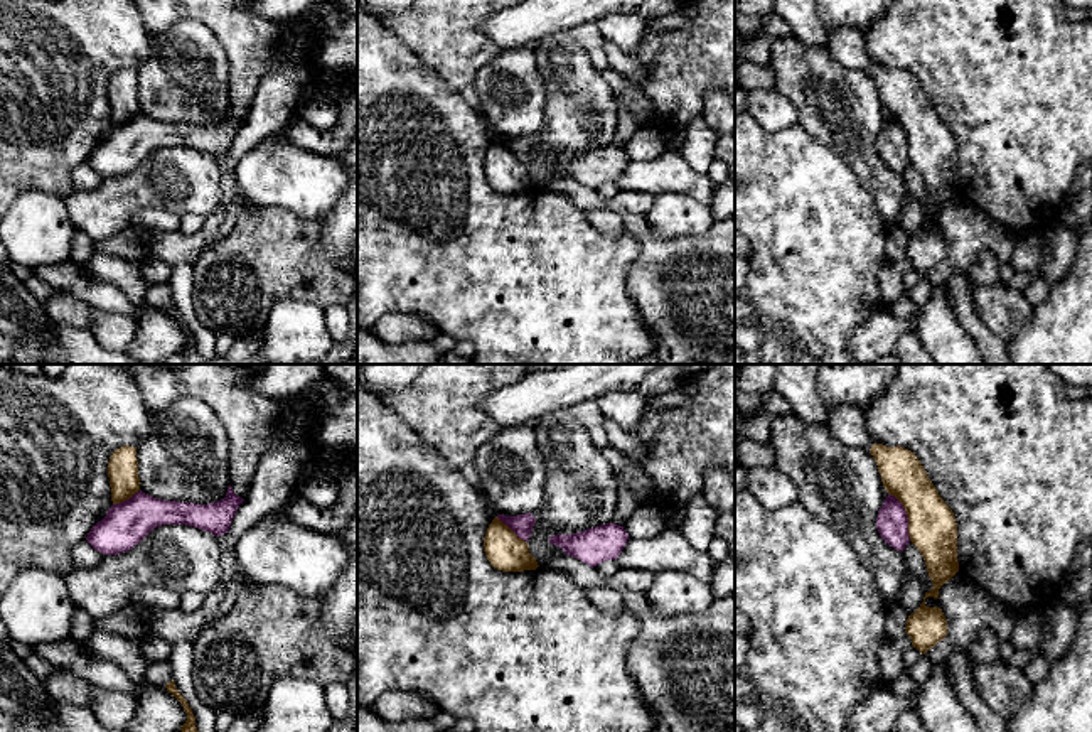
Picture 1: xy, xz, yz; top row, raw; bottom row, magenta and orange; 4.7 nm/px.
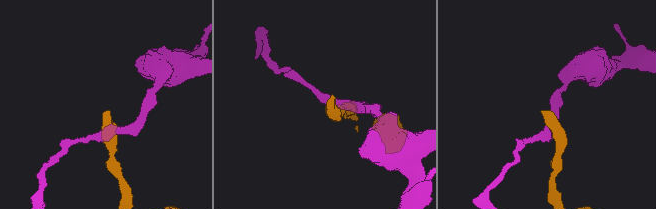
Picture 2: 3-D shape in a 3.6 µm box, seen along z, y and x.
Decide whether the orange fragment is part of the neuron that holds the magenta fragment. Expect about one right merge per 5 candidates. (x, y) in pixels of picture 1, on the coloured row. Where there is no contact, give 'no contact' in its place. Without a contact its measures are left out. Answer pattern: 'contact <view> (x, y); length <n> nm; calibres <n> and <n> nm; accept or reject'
contact yz (907, 516); length 260 nm; calibres 150 and 240 nm; reject

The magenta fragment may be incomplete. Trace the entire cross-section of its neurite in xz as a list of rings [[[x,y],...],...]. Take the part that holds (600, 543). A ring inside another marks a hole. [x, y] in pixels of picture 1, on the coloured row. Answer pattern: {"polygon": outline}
{"polygon": [[[613,523],[588,528],[573,535],[549,536],[549,543],[561,546],[566,555],[571,555],[590,567],[597,567],[607,560],[617,560],[627,540],[629,535],[624,526]]]}

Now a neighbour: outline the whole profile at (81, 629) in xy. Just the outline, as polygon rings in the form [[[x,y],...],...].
[[[76,607],[69,638],[81,644],[86,643],[91,638],[91,634],[94,632],[93,624],[94,624],[94,619],[81,607]]]

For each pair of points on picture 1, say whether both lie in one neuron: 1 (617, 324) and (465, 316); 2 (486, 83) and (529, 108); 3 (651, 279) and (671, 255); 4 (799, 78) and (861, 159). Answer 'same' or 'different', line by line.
1: same
2: same
3: same
4: same

